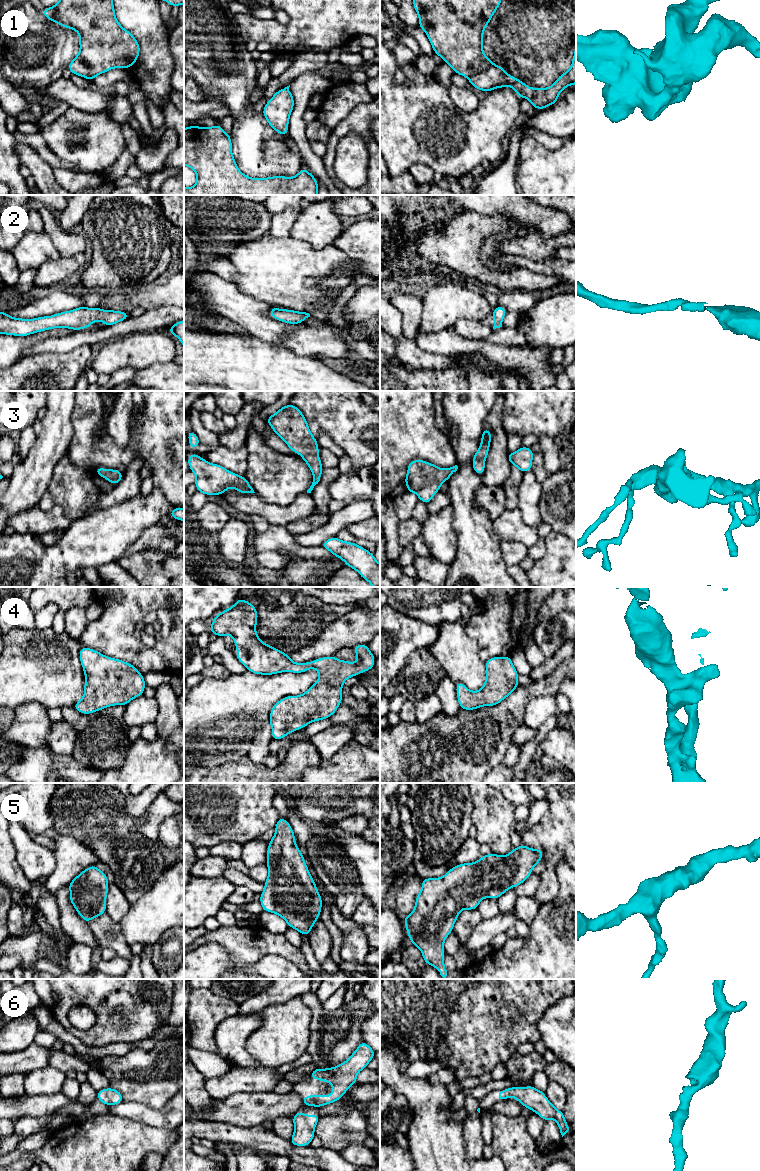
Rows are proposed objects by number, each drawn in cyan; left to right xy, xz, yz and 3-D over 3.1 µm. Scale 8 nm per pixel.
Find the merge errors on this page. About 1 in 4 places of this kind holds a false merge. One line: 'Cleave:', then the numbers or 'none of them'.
Cleave: 1

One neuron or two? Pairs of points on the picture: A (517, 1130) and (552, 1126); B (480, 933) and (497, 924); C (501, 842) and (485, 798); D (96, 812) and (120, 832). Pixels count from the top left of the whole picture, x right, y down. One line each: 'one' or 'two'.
A: two
B: one
C: one
D: one

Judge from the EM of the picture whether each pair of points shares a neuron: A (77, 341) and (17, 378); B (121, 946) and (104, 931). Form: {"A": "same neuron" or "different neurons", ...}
{"A": "different neurons", "B": "same neuron"}

